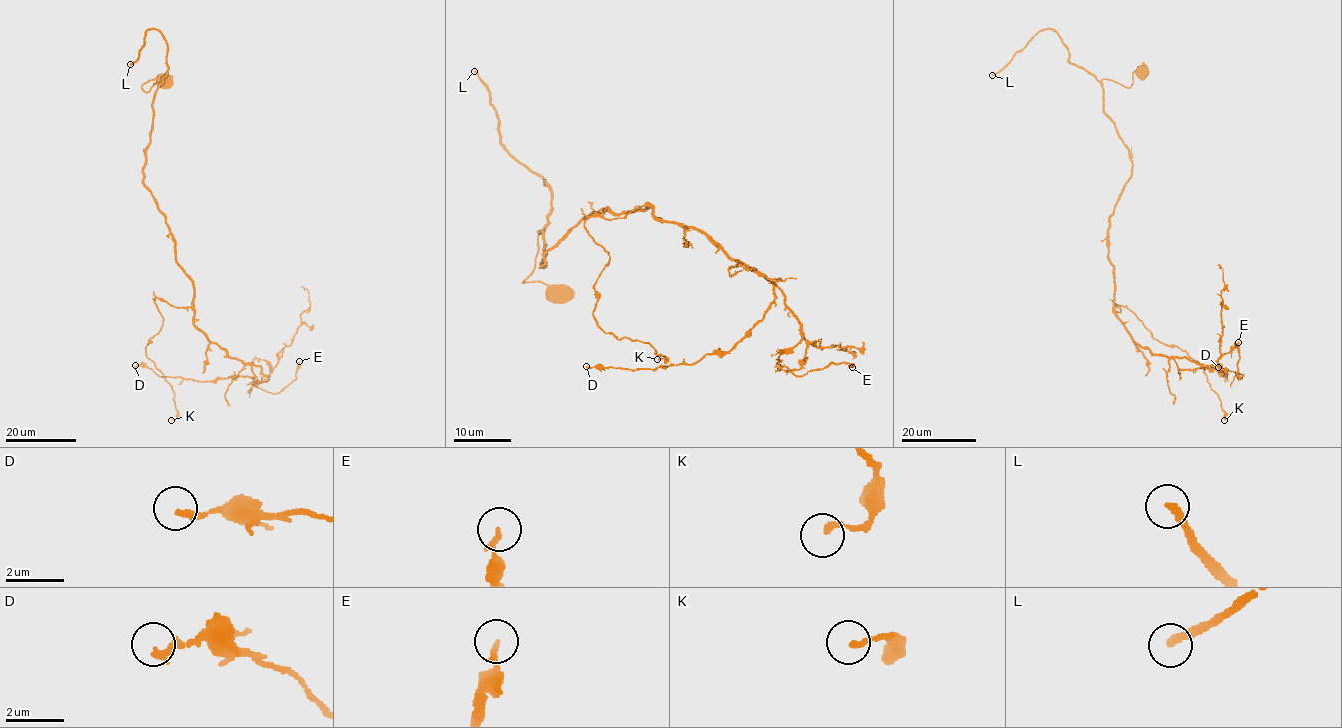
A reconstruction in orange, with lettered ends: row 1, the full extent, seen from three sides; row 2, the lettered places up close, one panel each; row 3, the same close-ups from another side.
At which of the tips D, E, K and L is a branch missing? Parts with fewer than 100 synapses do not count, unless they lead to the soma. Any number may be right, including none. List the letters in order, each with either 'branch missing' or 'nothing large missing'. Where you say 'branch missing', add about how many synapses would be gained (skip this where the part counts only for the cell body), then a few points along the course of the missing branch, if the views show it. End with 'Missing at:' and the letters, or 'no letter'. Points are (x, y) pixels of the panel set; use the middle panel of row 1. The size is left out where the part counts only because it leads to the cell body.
D: nothing large missing
E: nothing large missing
K: nothing large missing
L: branch missing; about 250 synapses
Missing at: L

